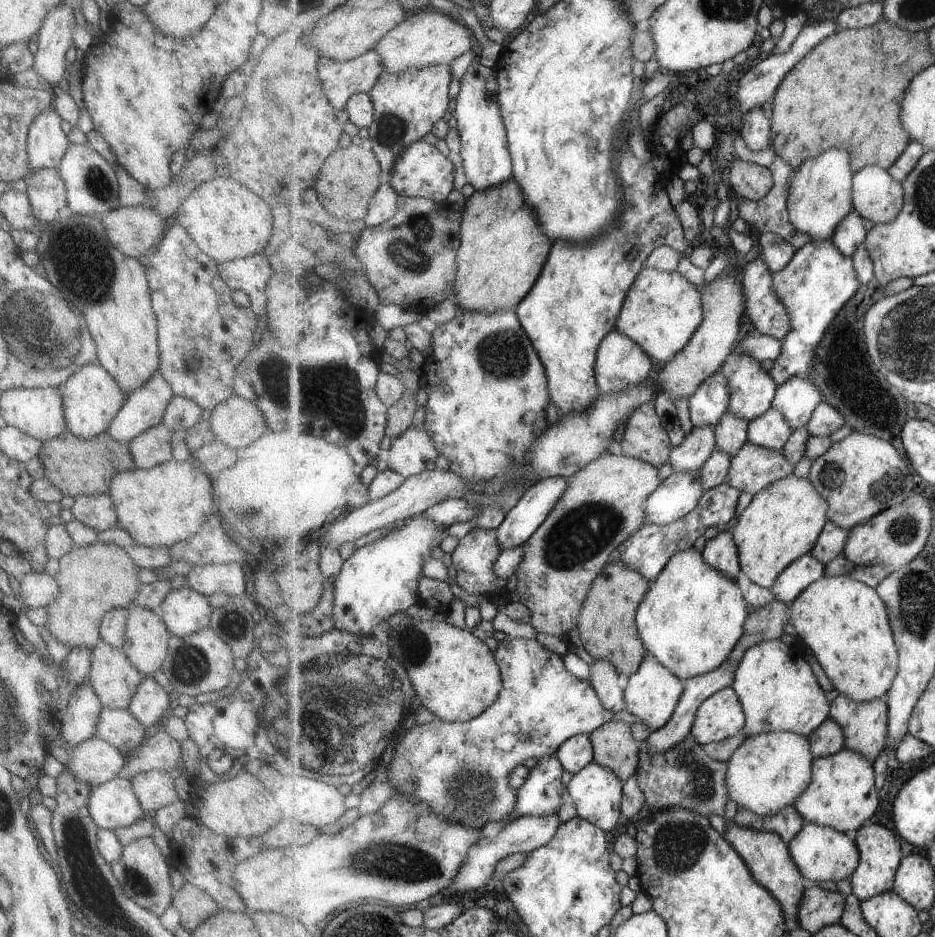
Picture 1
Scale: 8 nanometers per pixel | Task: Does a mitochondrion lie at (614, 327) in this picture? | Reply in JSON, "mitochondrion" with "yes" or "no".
{"mitochondrion":"no"}

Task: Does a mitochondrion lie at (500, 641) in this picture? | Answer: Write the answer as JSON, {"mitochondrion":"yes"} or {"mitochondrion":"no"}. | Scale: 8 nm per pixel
{"mitochondrion":"no"}

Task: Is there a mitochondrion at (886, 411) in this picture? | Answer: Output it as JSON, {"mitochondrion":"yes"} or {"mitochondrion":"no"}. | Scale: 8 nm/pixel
{"mitochondrion":"no"}

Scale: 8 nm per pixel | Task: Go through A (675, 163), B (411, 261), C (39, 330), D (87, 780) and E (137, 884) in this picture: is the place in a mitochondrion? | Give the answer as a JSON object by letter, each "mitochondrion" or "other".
{"A":"other","B":"mitochondrion","C":"mitochondrion","D":"other","E":"mitochondrion"}

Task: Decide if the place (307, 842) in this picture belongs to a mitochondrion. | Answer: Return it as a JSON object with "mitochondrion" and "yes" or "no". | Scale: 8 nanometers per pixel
{"mitochondrion":"no"}

